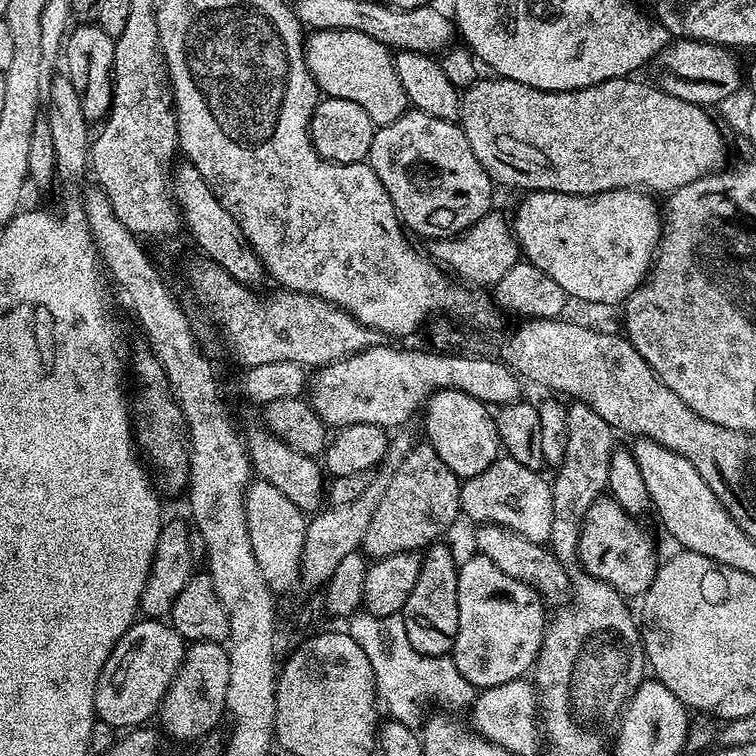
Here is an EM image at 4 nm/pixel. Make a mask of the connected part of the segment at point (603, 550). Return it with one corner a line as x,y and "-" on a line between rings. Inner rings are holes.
601,498
586,510
586,518
580,522
580,541
578,542
578,564
583,571
589,572
594,578
606,582
616,592
625,598
643,597
649,586
654,582
658,559
656,552
652,549
652,540
639,528
637,521
624,512
622,506
611,498

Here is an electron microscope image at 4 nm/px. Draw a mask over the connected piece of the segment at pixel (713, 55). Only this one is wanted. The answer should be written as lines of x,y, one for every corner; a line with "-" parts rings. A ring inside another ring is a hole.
673,39
665,48
656,55
654,69
658,86
664,92
669,92
674,98
682,98
686,102
709,106
708,104
720,104
728,100
736,91
742,88
742,64
736,61
737,53
731,47
722,44
711,44
705,40

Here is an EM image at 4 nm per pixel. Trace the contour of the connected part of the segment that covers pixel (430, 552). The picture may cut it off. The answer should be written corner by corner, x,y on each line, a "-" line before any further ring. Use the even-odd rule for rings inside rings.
437,542
423,553
418,582
402,613
410,646
427,656
447,656
458,634
458,560
444,542

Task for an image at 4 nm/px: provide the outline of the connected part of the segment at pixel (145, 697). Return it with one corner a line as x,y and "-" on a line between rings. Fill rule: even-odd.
140,618
118,638
94,690
94,711
102,722
117,730
131,730
149,723
160,711
166,690
184,661
186,641
160,618

